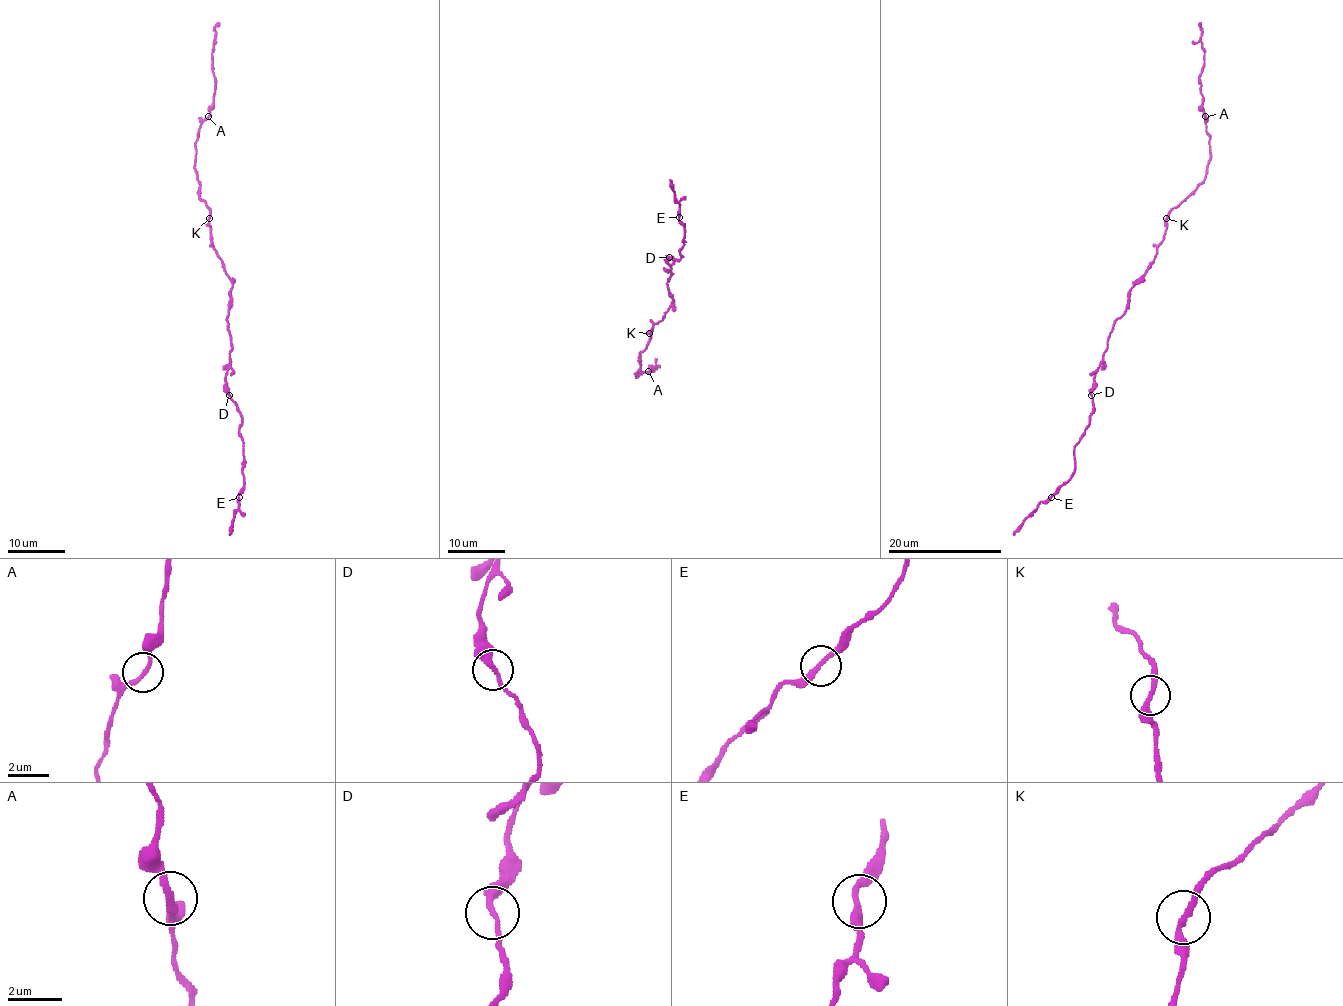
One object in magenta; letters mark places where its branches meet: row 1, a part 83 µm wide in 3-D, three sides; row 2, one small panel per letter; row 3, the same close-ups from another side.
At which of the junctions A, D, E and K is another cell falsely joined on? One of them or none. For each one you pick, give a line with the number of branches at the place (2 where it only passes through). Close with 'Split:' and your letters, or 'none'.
Split: none

